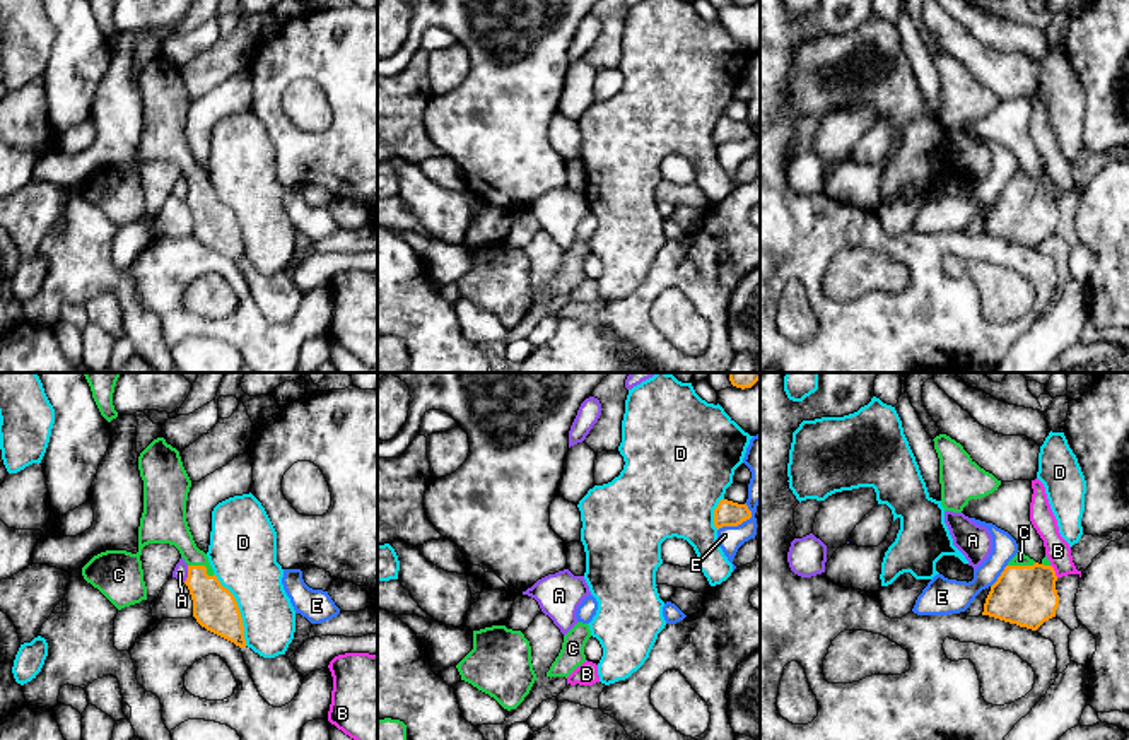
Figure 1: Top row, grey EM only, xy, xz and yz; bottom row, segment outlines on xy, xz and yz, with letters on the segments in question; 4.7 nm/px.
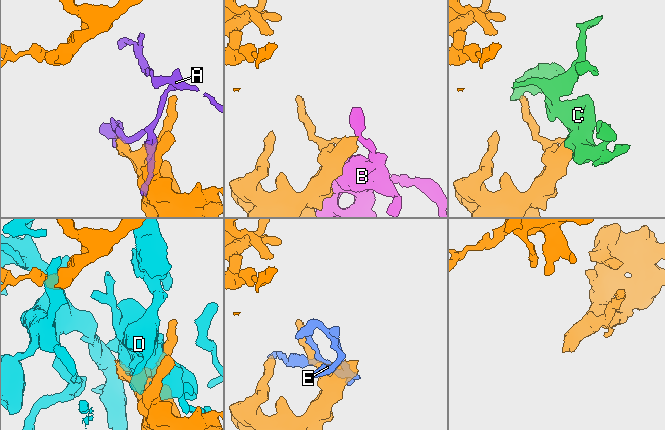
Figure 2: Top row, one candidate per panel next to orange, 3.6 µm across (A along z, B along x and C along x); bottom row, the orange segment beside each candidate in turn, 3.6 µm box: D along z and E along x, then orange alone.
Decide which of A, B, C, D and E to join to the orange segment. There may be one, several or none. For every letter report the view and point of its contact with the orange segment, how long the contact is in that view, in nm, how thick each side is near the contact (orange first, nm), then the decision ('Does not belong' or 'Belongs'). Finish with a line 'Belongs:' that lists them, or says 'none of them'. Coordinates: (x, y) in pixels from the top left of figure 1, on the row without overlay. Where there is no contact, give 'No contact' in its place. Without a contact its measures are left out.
A: Touches orange at xy (188, 192). Shared border 80 nm. Thickness 200 nm (orange) against 70 nm. Does not belong
B: Touches orange at yz (1054, 188). Shared border 70 nm. Thickness 280 nm (orange) against 120 nm. Does not belong
C: Touches orange at xy (204, 183). Shared border 140 nm. Thickness 200 nm (orange) against 170 nm. Belongs
D: Touches orange at xy (238, 226). Shared border 380 nm. Thickness 200 nm (orange) against 320 nm. Does not belong
E: Touches orange at yz (1000, 193). Shared border 130 nm. Thickness 280 nm (orange) against 160 nm. Does not belong
Belongs: C

